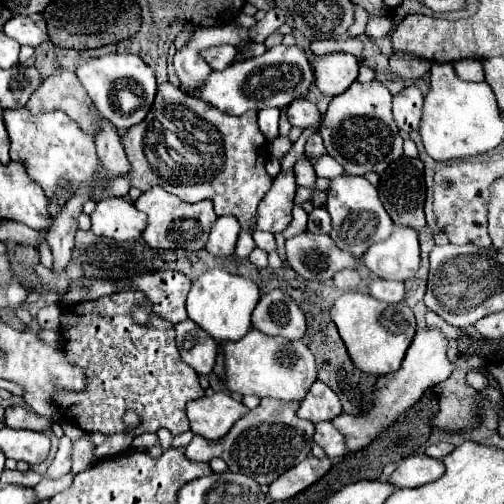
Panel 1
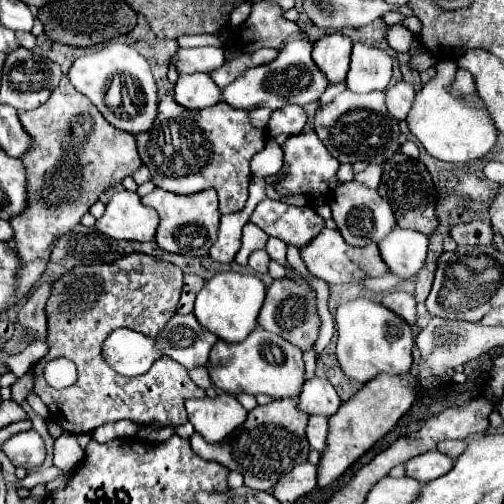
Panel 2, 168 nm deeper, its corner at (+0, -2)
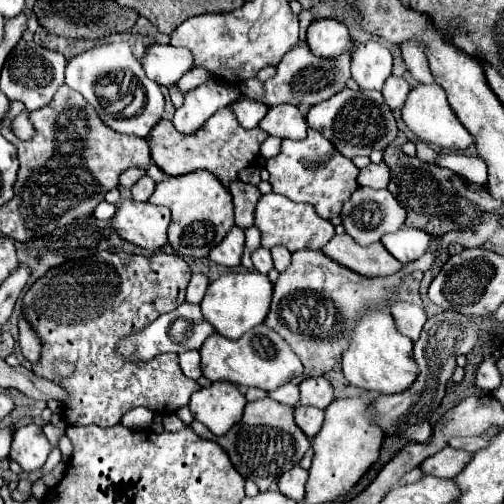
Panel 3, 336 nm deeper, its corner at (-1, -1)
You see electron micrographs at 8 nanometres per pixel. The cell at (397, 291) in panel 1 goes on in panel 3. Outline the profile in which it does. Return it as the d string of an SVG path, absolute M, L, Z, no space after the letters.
M399 301L399 303L391 305L391 315L393 315L395 323L397 323L397 329L403 335L407 335L411 341L419 339L419 333L421 333L423 325L425 325L425 319L427 319L423 307Z

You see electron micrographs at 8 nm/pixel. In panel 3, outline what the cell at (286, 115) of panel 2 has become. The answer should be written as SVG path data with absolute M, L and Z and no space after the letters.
M289 105L269 107L267 115L259 123L259 129L279 139L305 139L307 135L305 117L297 107L289 107Z

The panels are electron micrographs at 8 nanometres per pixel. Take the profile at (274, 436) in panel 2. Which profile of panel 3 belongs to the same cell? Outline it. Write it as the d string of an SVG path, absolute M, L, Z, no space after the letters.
M269 397L247 403L243 419L227 435L217 437L209 429L205 429L203 423L199 423L199 421L193 421L189 427L193 429L193 433L197 437L219 443L229 453L229 459L237 467L237 471L245 479L255 481L261 491L267 491L269 485L275 483L275 479L281 473L285 473L285 471L289 471L289 467L297 465L301 461L303 453L309 449L309 439L293 421L293 407L281 405Z

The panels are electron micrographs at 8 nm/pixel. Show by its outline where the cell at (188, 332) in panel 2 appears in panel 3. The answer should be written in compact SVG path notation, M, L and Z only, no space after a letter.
M183 303L177 309L161 315L157 321L151 323L149 329L129 335L119 343L119 353L125 359L135 359L135 361L145 361L145 359L153 359L155 355L161 353L183 353L189 349L201 349L203 341L213 333L211 323L203 317L201 307L199 305L191 305L191 303Z

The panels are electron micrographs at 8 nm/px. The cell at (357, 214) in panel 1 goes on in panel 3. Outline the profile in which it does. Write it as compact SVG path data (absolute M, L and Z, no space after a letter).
M359 187L351 195L351 199L343 205L341 221L343 221L345 231L359 245L371 245L371 243L377 243L385 233L393 233L393 231L397 231L405 223L405 209L399 205L399 201L387 189Z

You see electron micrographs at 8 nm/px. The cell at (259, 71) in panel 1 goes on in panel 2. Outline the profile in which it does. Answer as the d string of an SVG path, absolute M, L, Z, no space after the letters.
M290 40L284 44L280 54L262 66L254 66L244 70L234 82L230 82L222 90L222 100L238 110L254 110L260 106L268 106L272 110L282 108L284 104L298 104L306 106L322 96L322 92L328 86L328 80L324 80L324 74L316 68L316 64L310 58L310 44L308 40Z

